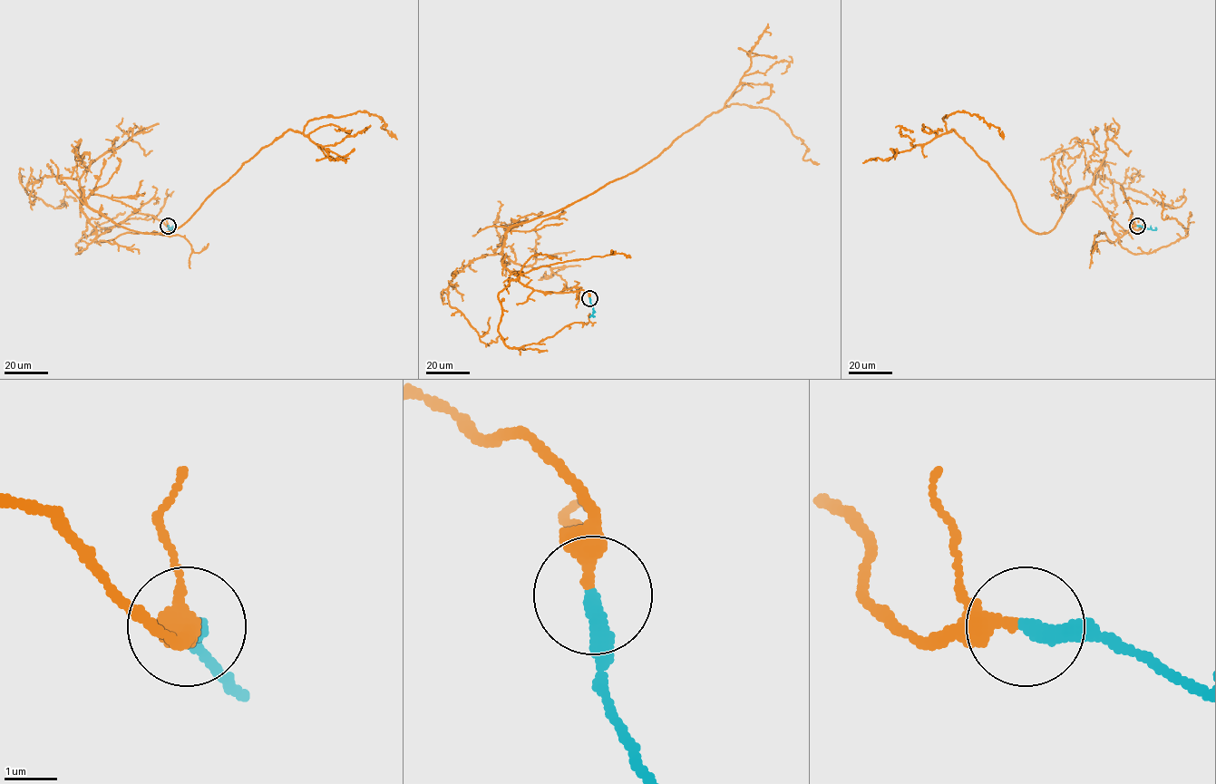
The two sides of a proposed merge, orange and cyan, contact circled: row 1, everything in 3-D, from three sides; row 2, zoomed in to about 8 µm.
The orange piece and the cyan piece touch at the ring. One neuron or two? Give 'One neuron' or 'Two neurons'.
One neuron

